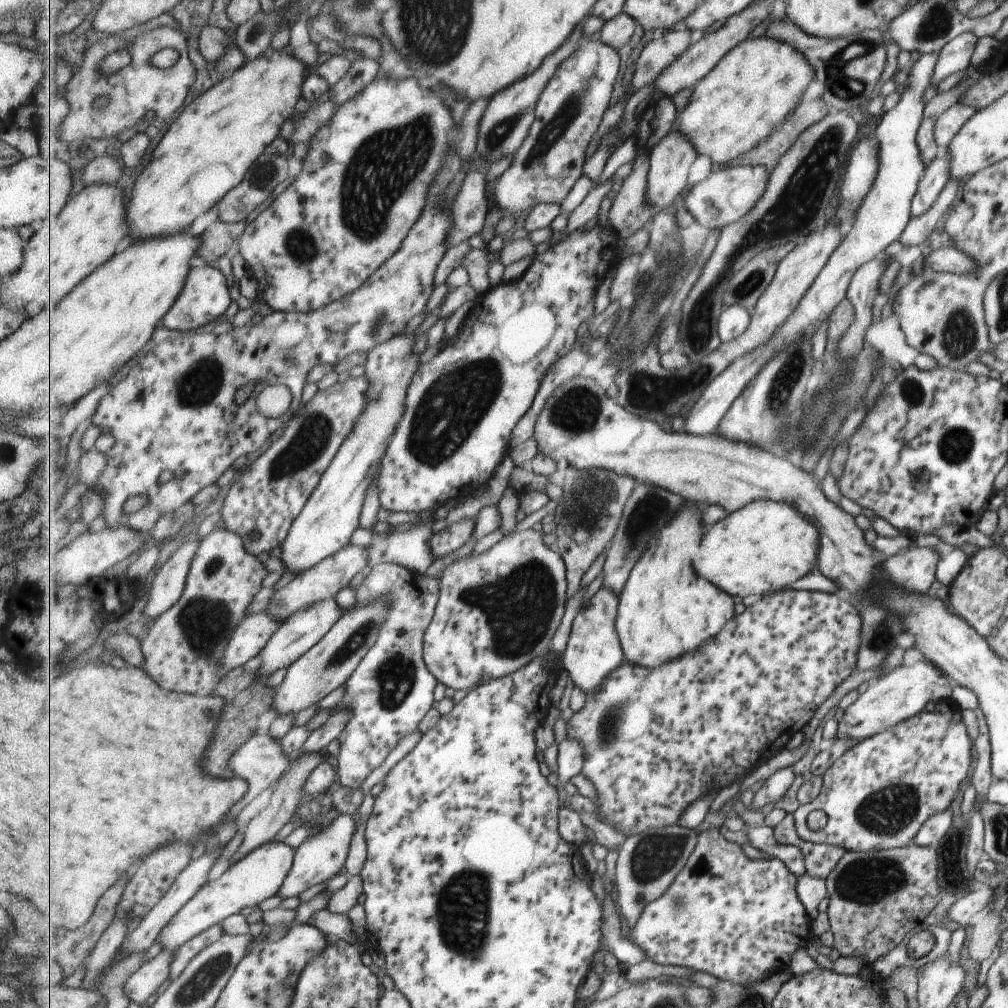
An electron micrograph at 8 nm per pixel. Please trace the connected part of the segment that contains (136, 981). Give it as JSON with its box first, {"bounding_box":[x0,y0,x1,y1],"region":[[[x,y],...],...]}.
{"bounding_box":[127,949,178,1005],"region":[[[163,949],[157,957],[134,973],[127,984],[127,993],[134,1002],[144,1005],[146,1000],[160,992],[164,982],[170,978],[170,970],[177,958],[177,952],[178,950]]]}

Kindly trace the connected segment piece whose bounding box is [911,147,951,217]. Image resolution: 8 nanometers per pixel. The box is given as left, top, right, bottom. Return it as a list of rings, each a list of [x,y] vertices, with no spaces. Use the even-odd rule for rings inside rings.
[[[946,147],[941,149],[936,158],[927,164],[911,200],[912,216],[917,217],[924,214],[934,204],[950,177],[950,161],[951,158]]]

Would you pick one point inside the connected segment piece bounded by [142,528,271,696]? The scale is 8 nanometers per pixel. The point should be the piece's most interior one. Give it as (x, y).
(184, 648)

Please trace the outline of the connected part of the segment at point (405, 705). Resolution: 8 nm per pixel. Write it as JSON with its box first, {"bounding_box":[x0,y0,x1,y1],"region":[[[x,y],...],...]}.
{"bounding_box":[306,563,441,796],"region":[[[382,563],[375,566],[370,575],[356,590],[357,601],[354,607],[364,606],[372,601],[386,601],[392,605],[388,622],[381,630],[379,641],[369,650],[358,670],[347,682],[346,696],[333,710],[348,707],[354,718],[340,738],[341,767],[336,768],[324,762],[310,776],[306,792],[318,796],[328,792],[338,775],[342,784],[352,788],[364,786],[384,760],[396,750],[396,746],[410,734],[418,732],[422,720],[436,704],[436,688],[439,678],[428,668],[425,659],[427,630],[441,601],[441,578],[425,574],[420,576],[400,563]]]}

